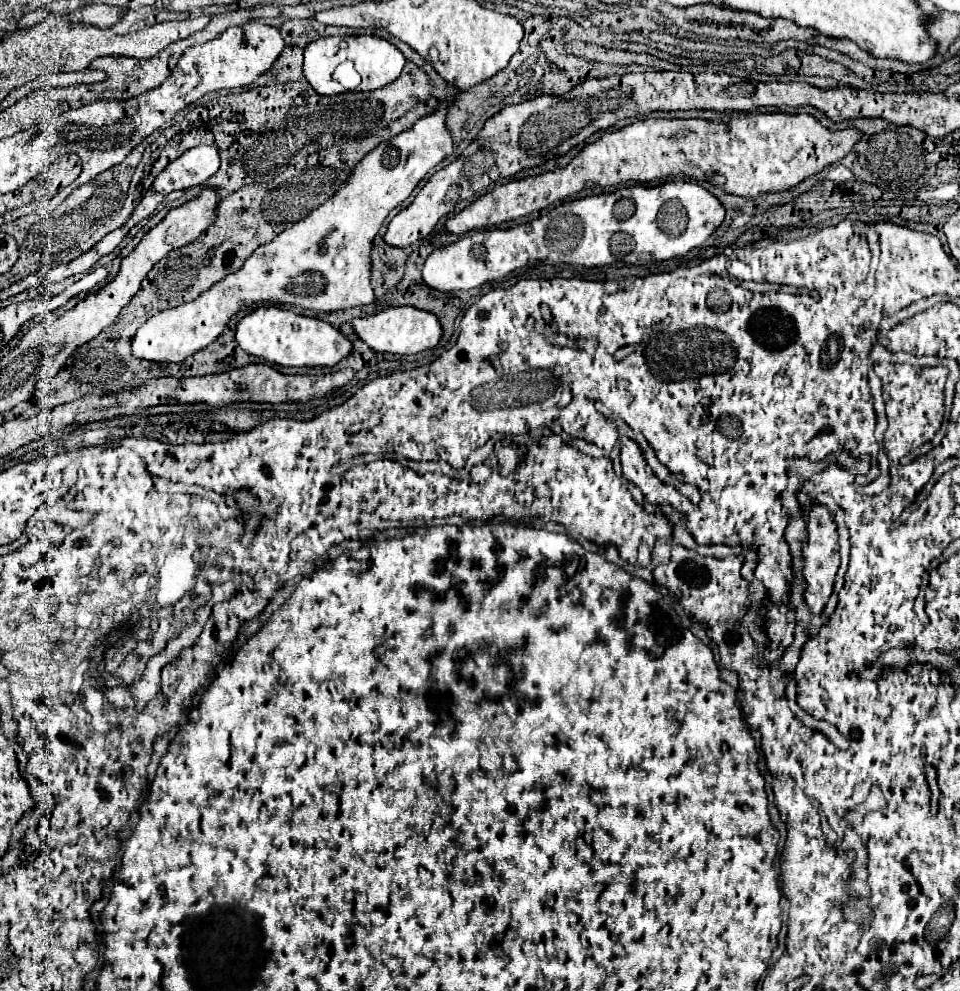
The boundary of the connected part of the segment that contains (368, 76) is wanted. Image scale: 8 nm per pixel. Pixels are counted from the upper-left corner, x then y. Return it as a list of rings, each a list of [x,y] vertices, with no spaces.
[[[337,35],[337,37],[317,39],[305,47],[303,75],[307,77],[307,81],[311,83],[311,87],[317,93],[323,93],[323,95],[339,93],[339,89],[335,89],[333,71],[341,61],[347,61],[347,59],[355,61],[355,67],[361,75],[361,91],[373,91],[373,89],[389,85],[391,81],[395,81],[401,75],[401,69],[405,65],[403,53],[395,45],[391,45],[389,41],[385,41],[381,37],[373,37],[373,35],[343,35],[343,37],[339,37]]]

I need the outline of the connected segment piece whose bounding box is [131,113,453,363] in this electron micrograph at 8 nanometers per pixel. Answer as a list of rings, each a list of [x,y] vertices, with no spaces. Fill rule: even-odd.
[[[433,113],[389,143],[381,143],[357,163],[353,175],[329,201],[273,241],[257,247],[239,271],[217,281],[191,303],[147,319],[133,337],[133,355],[157,363],[181,363],[211,345],[229,317],[257,301],[277,301],[321,313],[371,305],[375,301],[371,289],[373,239],[385,217],[413,193],[433,167],[453,153],[453,141],[443,121],[445,113]]]

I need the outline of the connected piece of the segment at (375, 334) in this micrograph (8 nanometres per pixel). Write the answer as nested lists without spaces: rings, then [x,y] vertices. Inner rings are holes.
[[[391,307],[391,309],[385,309],[381,313],[369,315],[369,317],[353,319],[351,325],[353,325],[353,331],[357,333],[357,337],[363,343],[367,343],[373,351],[393,353],[393,355],[415,355],[421,351],[429,351],[439,343],[439,339],[443,335],[437,317],[427,311],[415,309],[415,307]]]

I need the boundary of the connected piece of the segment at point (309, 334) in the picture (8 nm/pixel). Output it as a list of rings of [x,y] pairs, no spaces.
[[[257,307],[237,323],[235,339],[243,351],[285,367],[317,367],[335,365],[351,353],[347,337],[325,321],[303,317],[279,307]]]

